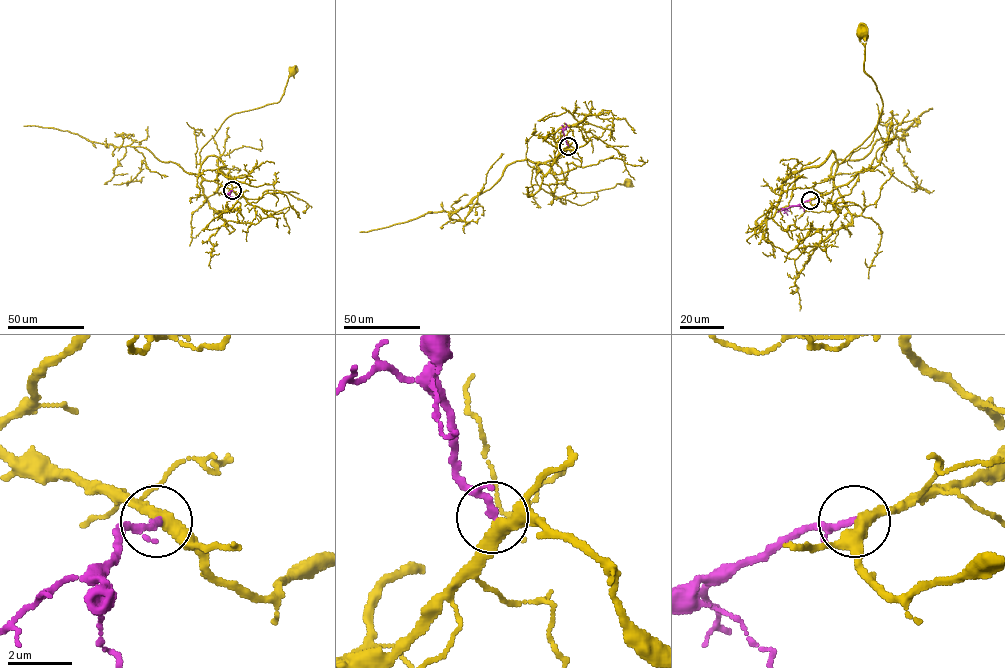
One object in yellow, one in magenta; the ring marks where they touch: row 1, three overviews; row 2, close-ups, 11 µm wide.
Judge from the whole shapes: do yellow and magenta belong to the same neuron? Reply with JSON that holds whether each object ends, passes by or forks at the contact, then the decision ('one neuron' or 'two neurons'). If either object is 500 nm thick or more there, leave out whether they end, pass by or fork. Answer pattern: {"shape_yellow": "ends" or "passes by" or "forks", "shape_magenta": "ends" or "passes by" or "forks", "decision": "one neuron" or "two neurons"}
{"shape_yellow": "passes by", "shape_magenta": "passes by", "decision": "one neuron"}

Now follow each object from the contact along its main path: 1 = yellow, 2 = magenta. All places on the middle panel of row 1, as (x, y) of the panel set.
1: (568, 145), (550, 164), (535, 163), (535, 179), (542, 189), (557, 197), (595, 192), (629, 182)
2: (568, 145), (562, 132), (565, 123)

